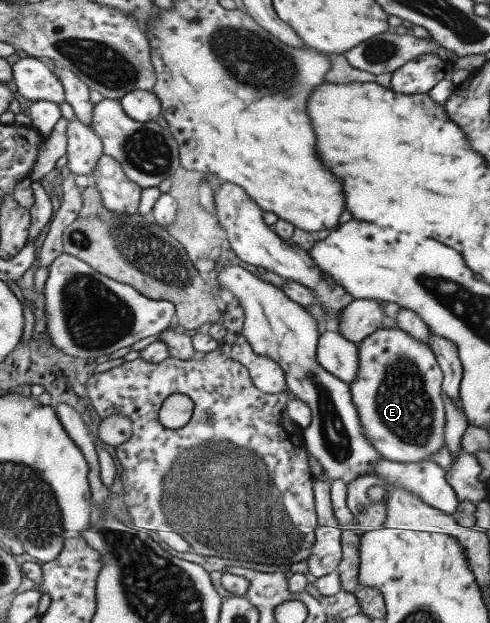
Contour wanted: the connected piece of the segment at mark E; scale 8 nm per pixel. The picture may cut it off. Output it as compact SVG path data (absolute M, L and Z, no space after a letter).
M392 323L375 329L357 343L357 377L347 383L351 392L351 402L357 410L357 419L367 443L373 446L379 457L396 463L418 463L428 461L429 455L446 445L443 439L443 400L441 399L442 371L431 348L419 343L411 335Z

